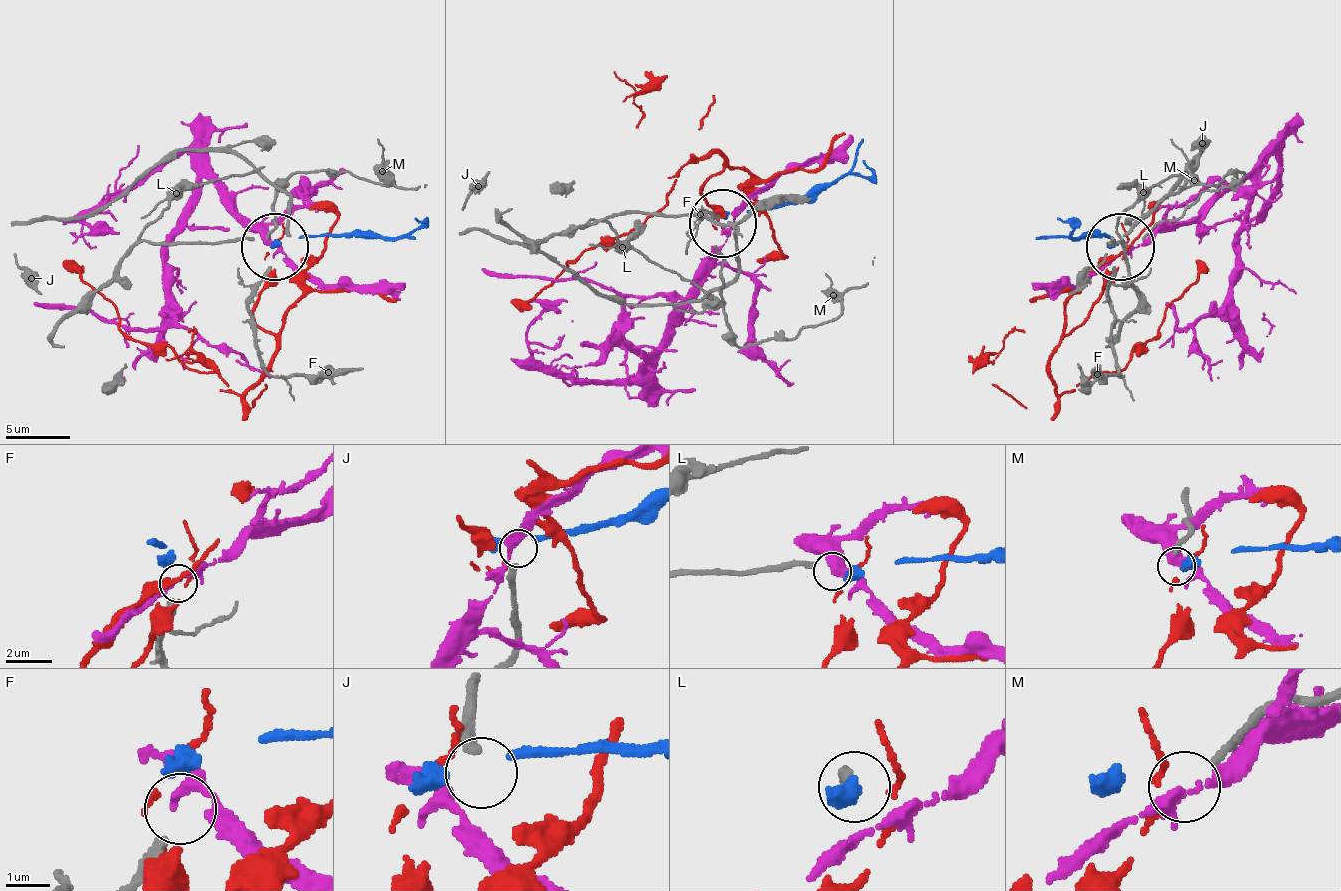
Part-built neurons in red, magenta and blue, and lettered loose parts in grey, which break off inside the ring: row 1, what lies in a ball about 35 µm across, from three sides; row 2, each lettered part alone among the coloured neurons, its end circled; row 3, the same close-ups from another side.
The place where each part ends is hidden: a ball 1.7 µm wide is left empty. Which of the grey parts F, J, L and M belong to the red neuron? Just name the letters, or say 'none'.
M

